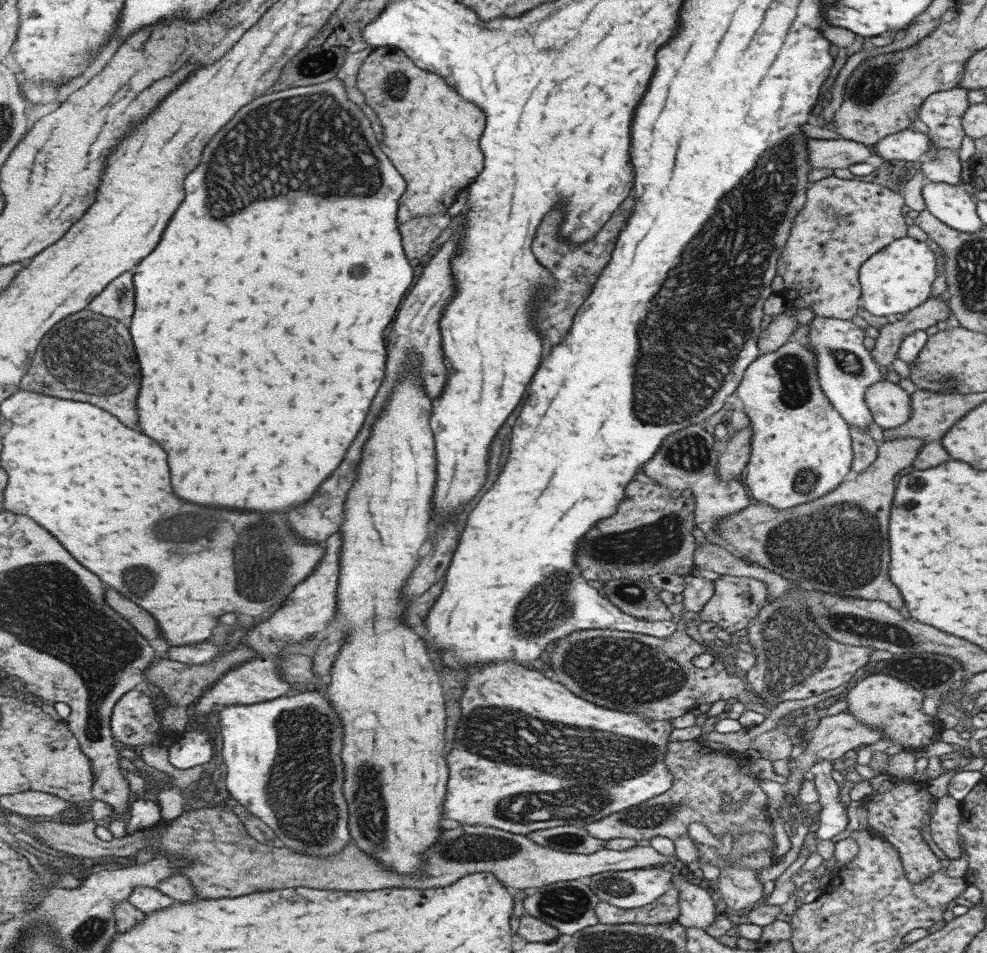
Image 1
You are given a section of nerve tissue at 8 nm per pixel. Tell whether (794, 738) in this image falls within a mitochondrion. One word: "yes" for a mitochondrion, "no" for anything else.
no

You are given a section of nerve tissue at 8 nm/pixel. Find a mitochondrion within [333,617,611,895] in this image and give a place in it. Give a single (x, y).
(368, 796)

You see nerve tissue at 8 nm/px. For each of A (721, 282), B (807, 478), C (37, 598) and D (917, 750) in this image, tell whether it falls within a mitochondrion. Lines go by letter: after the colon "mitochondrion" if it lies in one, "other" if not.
A: mitochondrion
B: mitochondrion
C: mitochondrion
D: other

